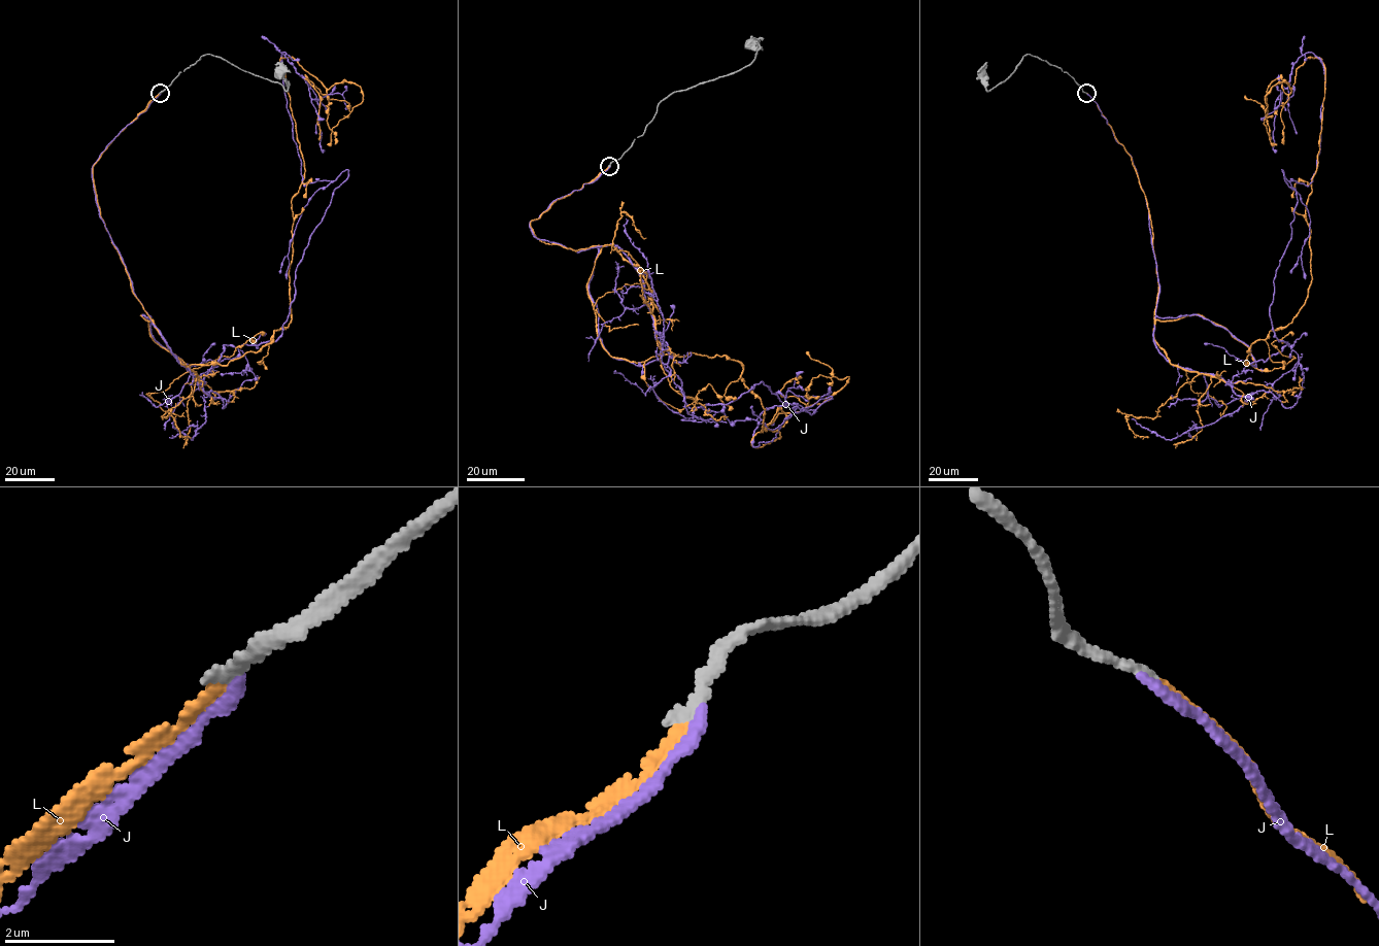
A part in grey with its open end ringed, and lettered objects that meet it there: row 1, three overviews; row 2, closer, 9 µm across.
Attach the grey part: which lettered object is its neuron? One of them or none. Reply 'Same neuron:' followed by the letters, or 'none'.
Same neuron: L

